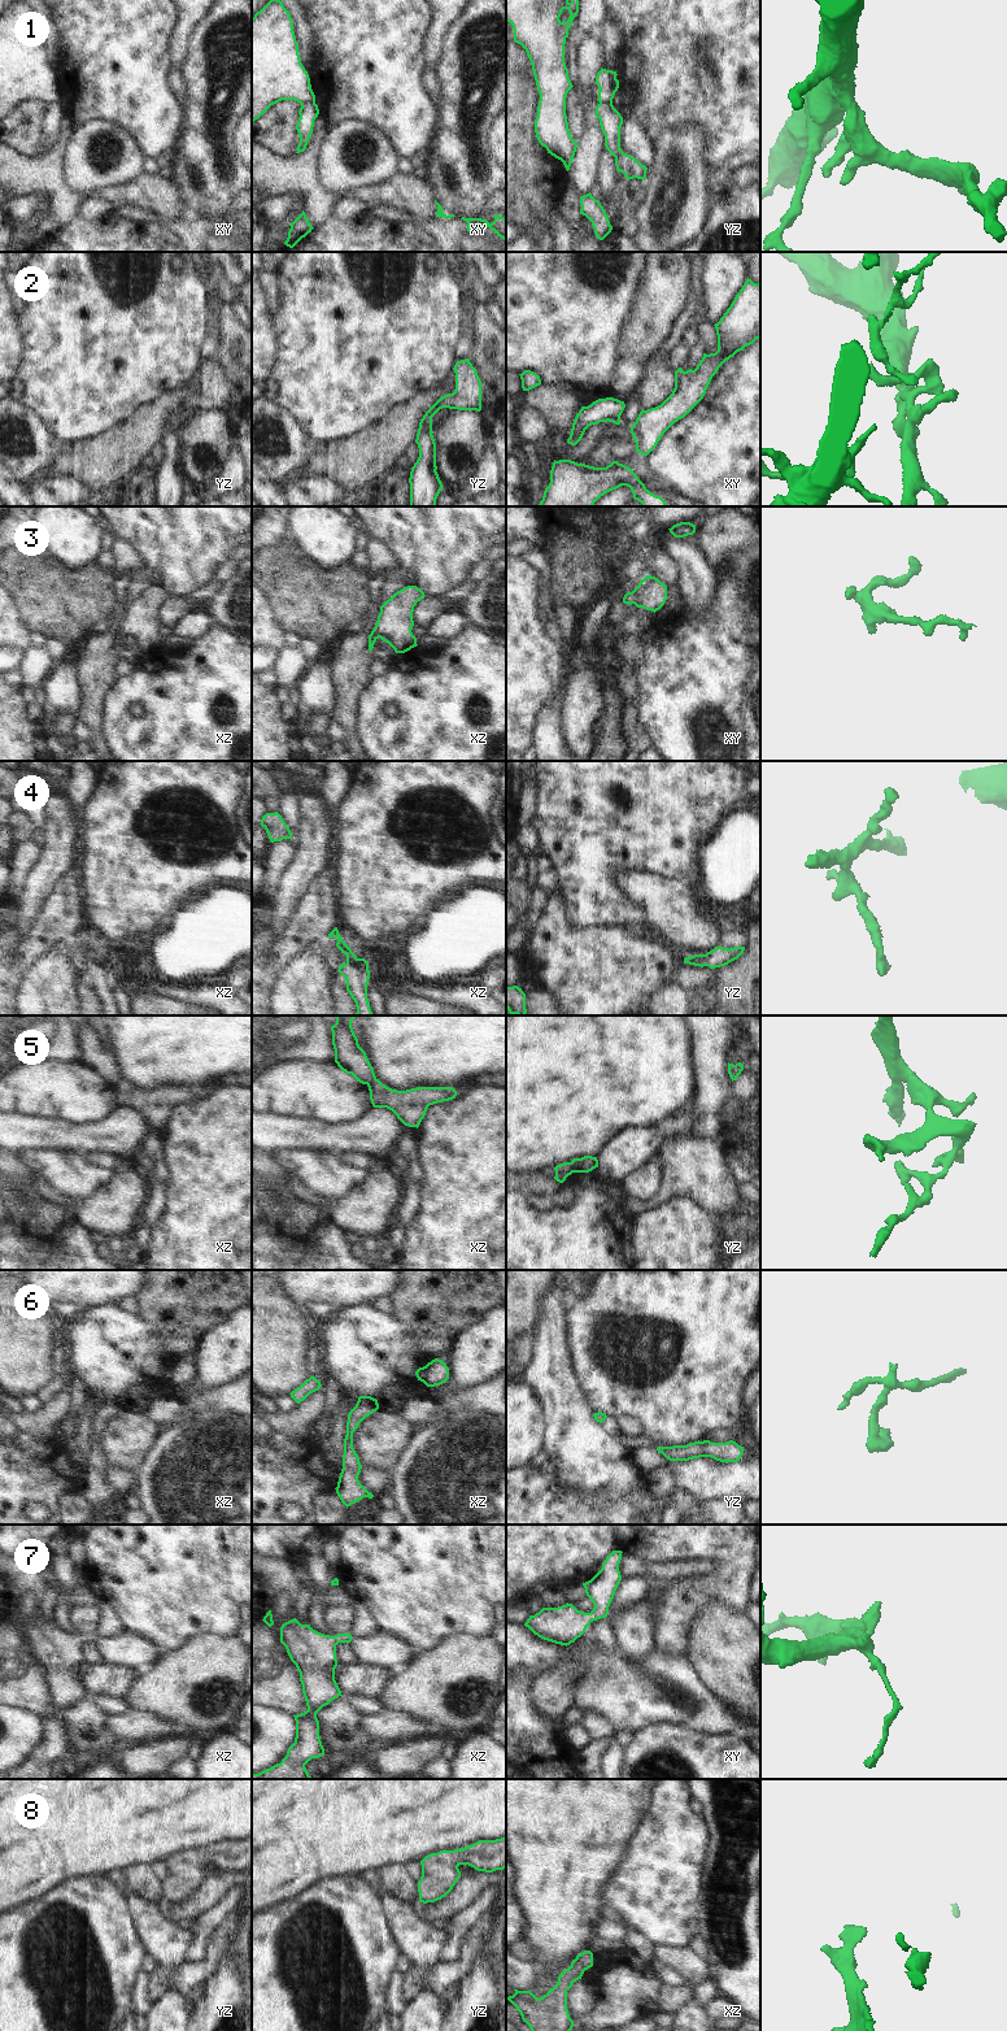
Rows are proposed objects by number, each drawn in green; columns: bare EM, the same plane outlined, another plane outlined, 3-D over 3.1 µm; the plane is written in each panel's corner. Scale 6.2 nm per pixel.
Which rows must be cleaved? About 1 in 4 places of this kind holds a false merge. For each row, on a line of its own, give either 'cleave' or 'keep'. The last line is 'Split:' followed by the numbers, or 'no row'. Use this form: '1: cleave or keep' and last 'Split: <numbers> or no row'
1: cleave
2: keep
3: keep
4: keep
5: cleave
6: keep
7: keep
8: keep
Split: 1, 5

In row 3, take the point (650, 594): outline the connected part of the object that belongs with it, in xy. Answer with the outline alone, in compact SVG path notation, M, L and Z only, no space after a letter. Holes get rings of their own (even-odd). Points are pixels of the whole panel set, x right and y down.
M651 575L641 579L638 586L623 597L624 604L635 604L637 608L644 608L654 613L664 605L666 600L667 586Z

